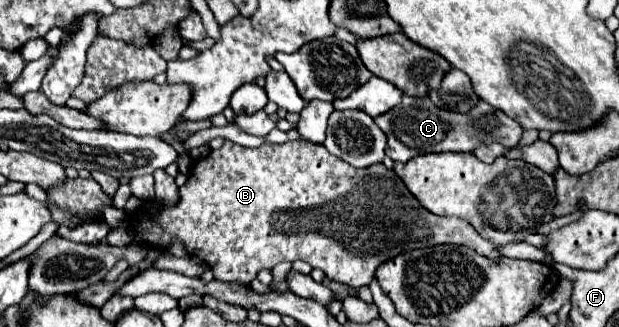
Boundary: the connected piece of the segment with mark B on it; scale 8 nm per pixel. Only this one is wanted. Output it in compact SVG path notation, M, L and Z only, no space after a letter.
M224 140L220 150L210 150L206 158L200 158L194 164L186 184L180 188L178 204L160 210L160 224L152 224L148 214L144 214L142 228L148 244L164 250L168 236L176 236L176 240L184 242L190 256L200 258L212 268L218 280L240 280L242 284L250 284L262 268L274 268L284 260L304 260L312 268L320 268L328 278L360 288L370 284L382 260L390 260L406 250L438 244L468 246L492 262L502 258L498 246L488 238L482 238L466 220L440 218L422 208L404 182L384 164L360 172L358 168L344 164L344 160L328 154L322 144L304 140L284 144L264 142L258 148L244 148L232 140Z

